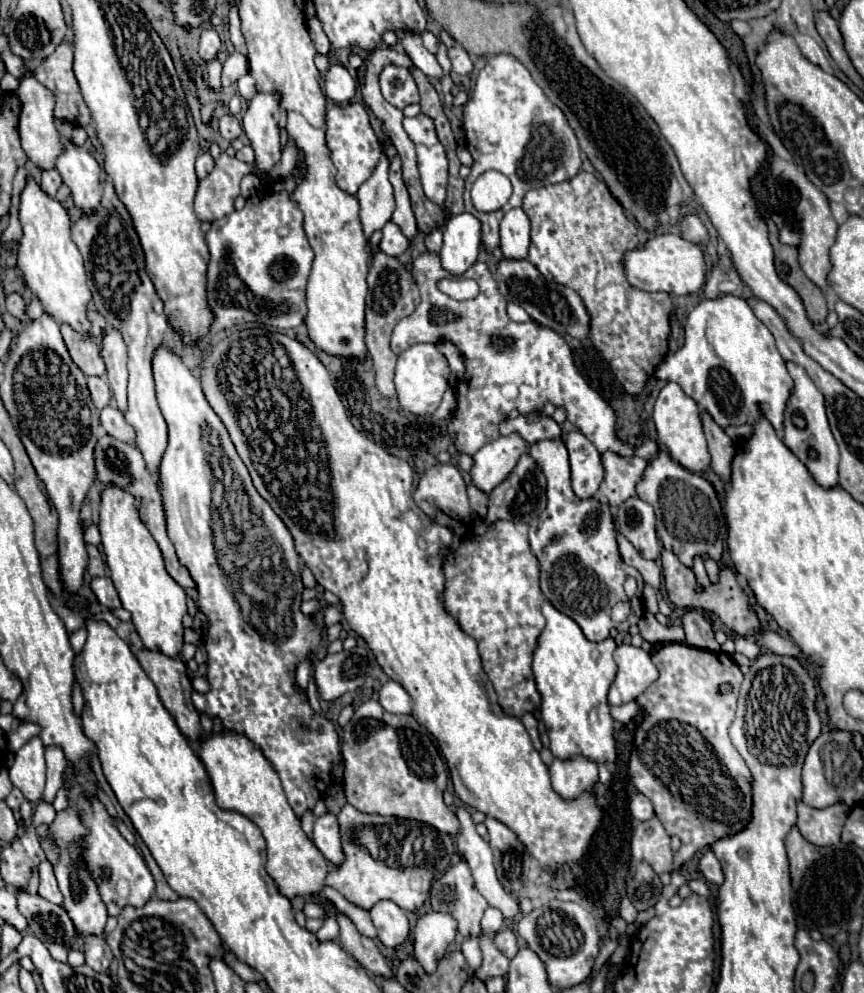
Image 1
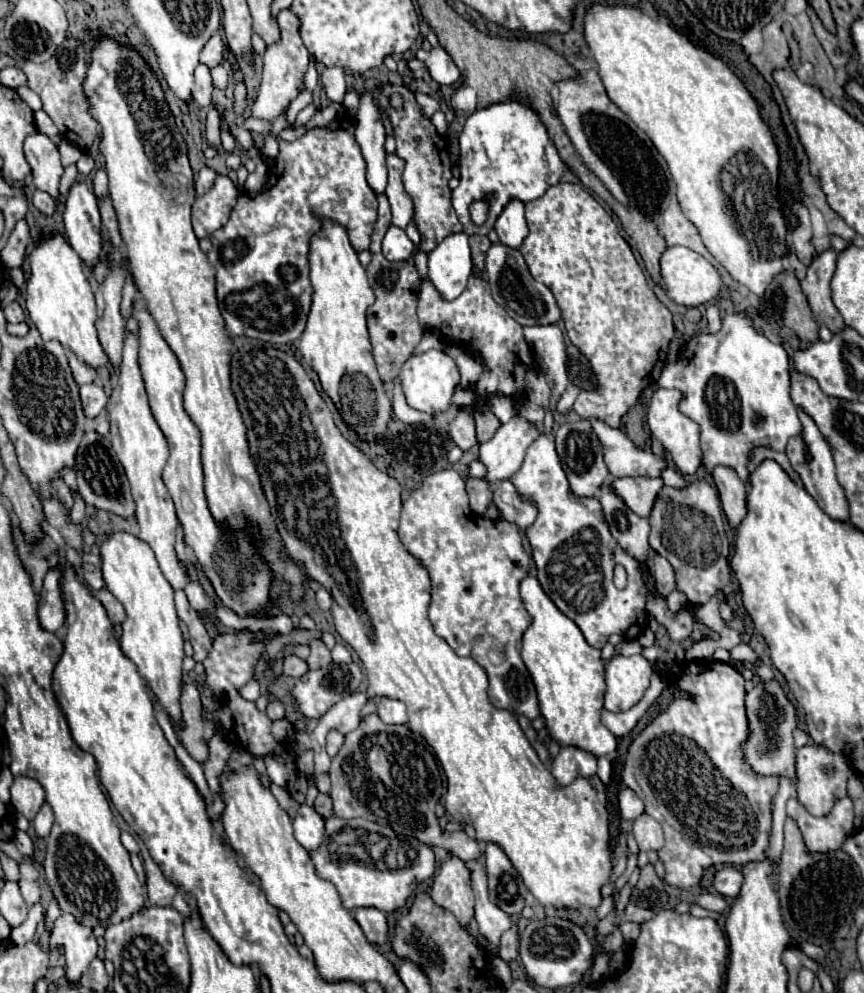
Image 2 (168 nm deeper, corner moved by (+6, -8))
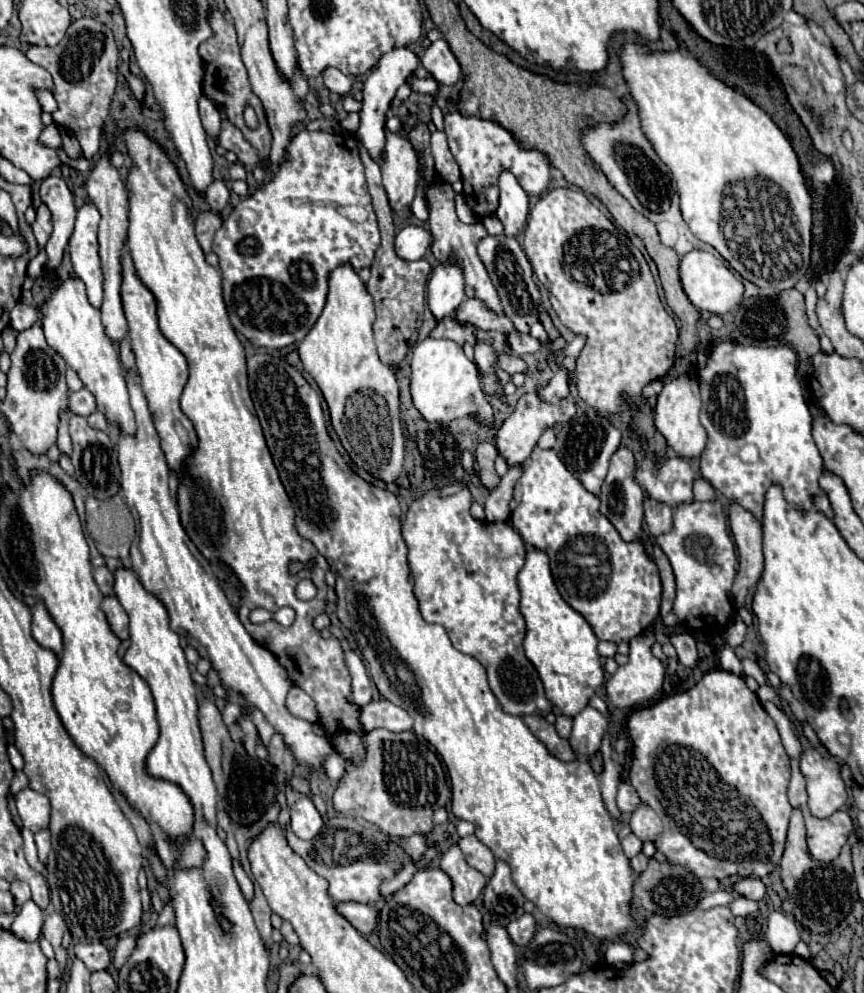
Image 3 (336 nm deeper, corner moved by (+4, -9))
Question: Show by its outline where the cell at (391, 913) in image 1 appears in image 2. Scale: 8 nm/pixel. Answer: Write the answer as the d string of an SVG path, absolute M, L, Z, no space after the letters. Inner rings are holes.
M354 908L350 912L360 924L364 936L372 944L384 944L388 940L388 920L378 908Z

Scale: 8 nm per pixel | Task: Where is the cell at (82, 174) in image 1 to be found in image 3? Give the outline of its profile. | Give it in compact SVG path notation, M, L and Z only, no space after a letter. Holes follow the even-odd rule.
M84 203L78 209L74 233L70 237L70 257L74 265L74 273L84 281L88 301L94 307L100 307L102 299L102 269L100 269L100 257L98 257L98 231L100 213L92 203Z

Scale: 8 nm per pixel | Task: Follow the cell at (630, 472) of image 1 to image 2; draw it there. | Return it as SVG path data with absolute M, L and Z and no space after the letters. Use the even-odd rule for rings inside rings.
M614 478L612 488L638 516L648 518L658 492L662 490L662 478Z

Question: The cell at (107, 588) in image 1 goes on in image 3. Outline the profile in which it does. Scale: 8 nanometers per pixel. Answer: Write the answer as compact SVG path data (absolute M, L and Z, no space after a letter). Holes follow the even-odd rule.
M114 595L104 597L102 609L108 617L108 623L110 623L112 631L118 635L118 639L128 639L128 615L126 615L124 607L120 605L120 601Z

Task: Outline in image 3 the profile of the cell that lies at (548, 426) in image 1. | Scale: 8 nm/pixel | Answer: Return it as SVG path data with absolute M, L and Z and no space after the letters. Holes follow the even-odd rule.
M558 369L552 377L552 381L540 389L540 397L542 401L554 405L562 399L568 397L568 377L566 377L566 371L564 369Z

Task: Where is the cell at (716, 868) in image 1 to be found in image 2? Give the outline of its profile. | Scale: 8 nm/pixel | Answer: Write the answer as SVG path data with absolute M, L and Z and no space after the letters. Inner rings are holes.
M718 866L718 872L714 876L714 888L722 896L736 898L738 892L740 892L742 882L744 882L744 876L736 866Z

